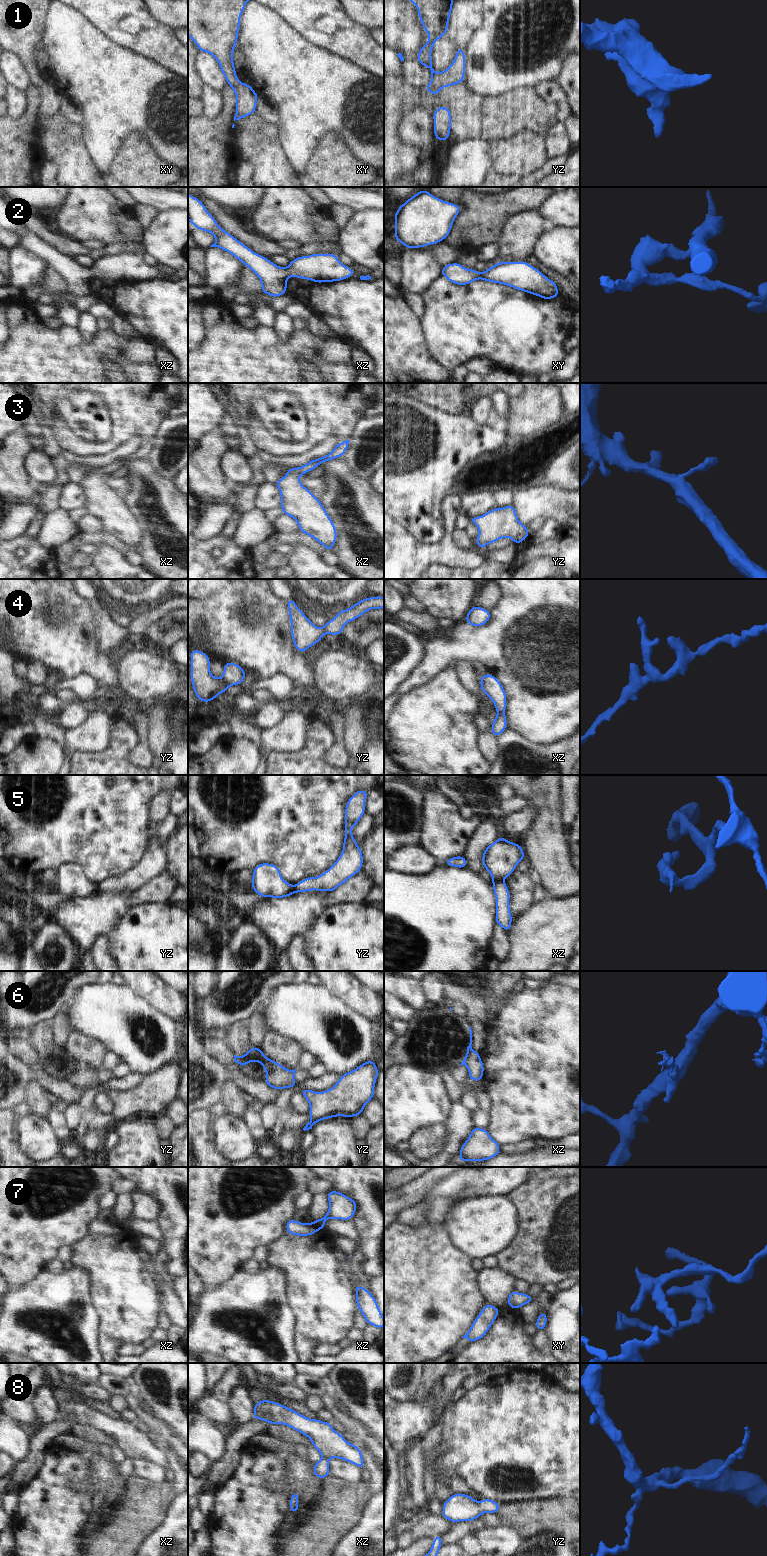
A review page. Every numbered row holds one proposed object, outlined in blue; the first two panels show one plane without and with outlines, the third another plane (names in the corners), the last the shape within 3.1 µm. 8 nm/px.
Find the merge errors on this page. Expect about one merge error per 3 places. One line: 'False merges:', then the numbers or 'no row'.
False merges: 5, 6.

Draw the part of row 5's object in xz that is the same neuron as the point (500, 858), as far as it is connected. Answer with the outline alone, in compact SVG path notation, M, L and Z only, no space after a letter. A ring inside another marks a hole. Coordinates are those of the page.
M500 836L484 850L482 864L493 881L503 881L524 859L524 851L520 844L515 844Z

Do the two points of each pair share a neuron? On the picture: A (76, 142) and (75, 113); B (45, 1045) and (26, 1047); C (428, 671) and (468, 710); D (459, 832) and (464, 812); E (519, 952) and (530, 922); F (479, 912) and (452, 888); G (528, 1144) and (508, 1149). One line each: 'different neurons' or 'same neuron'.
A: different neurons
B: different neurons
C: different neurons
D: different neurons
E: same neuron
F: same neuron
G: same neuron

